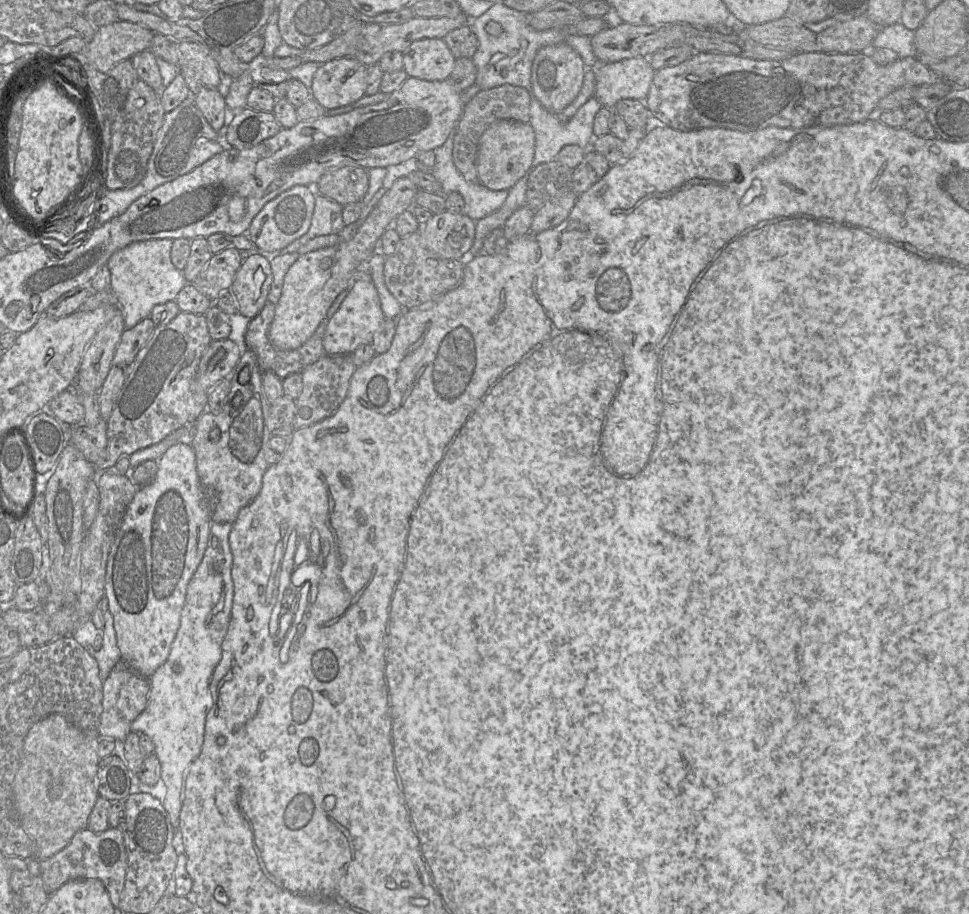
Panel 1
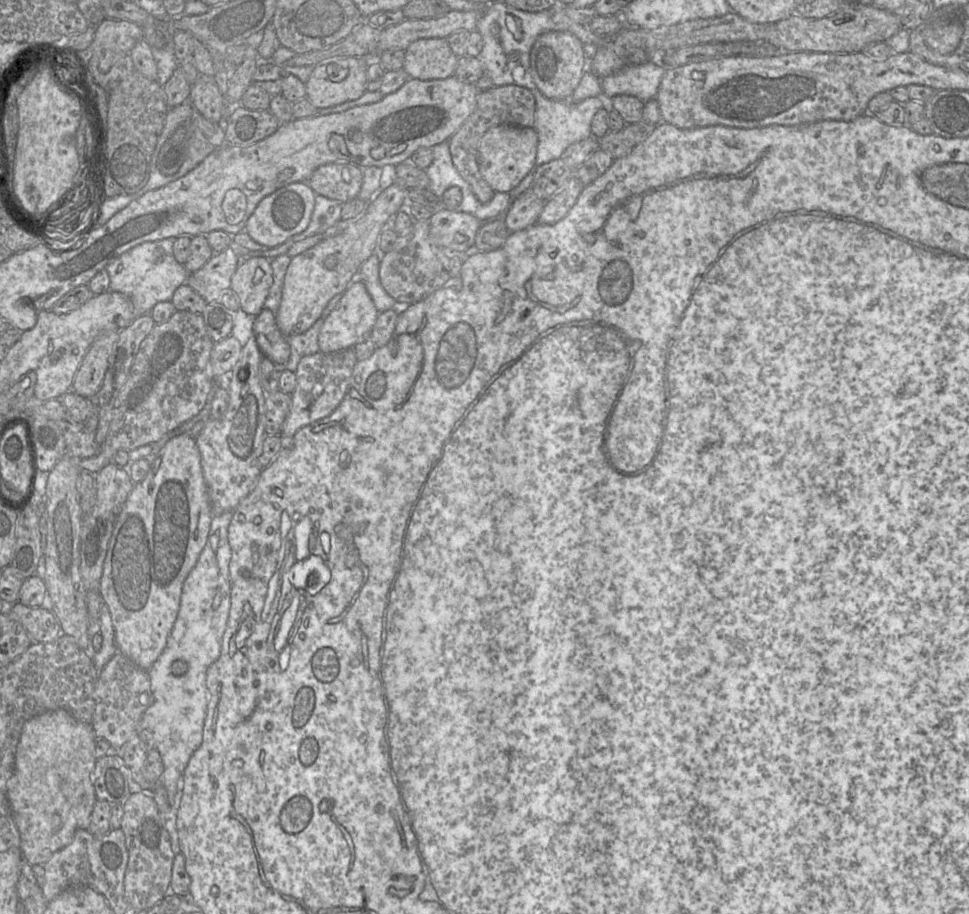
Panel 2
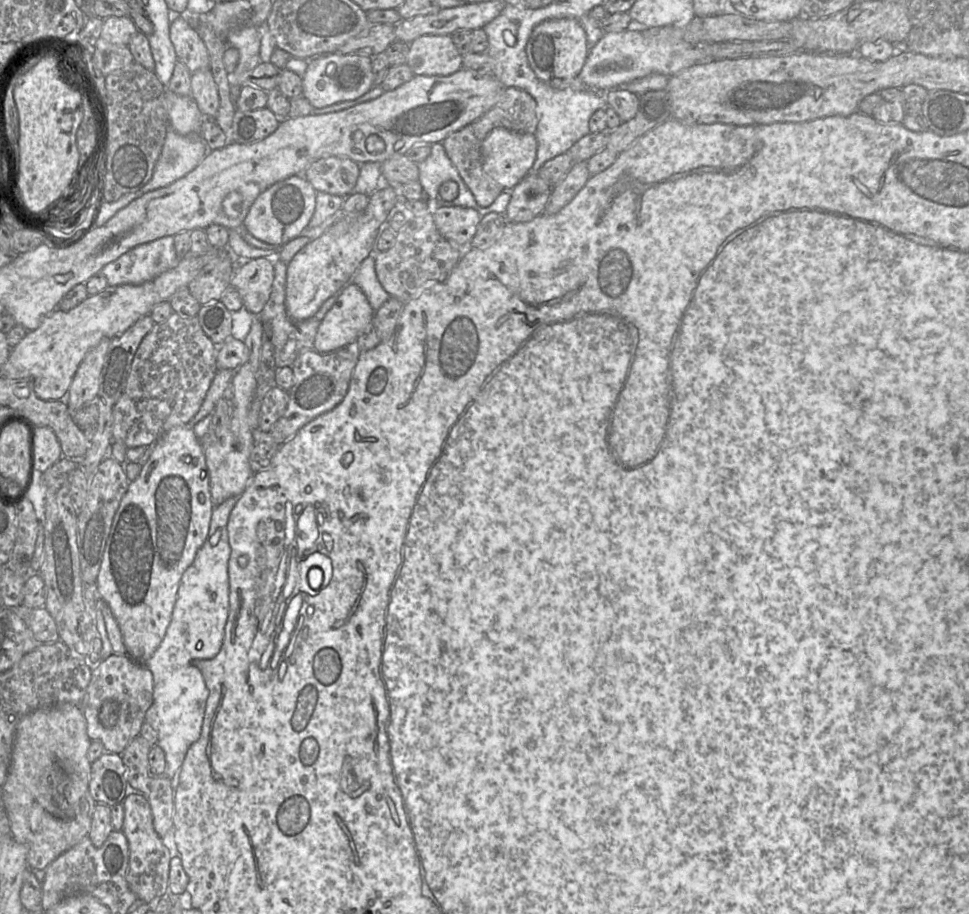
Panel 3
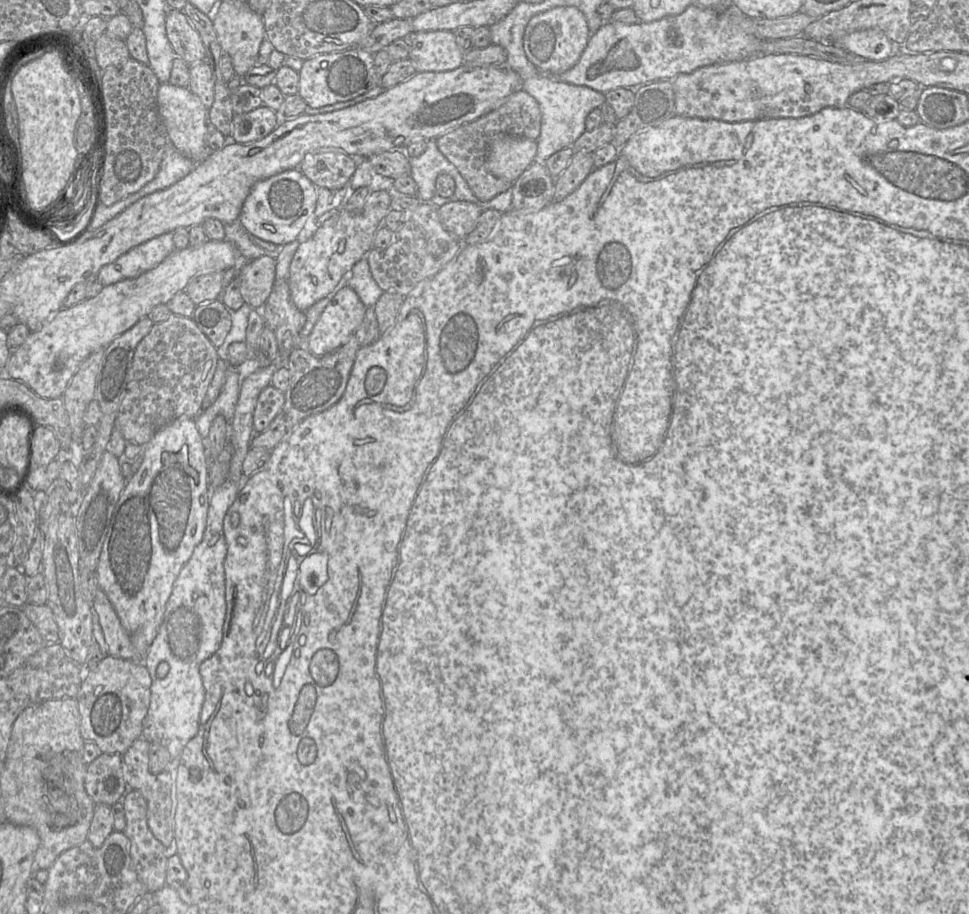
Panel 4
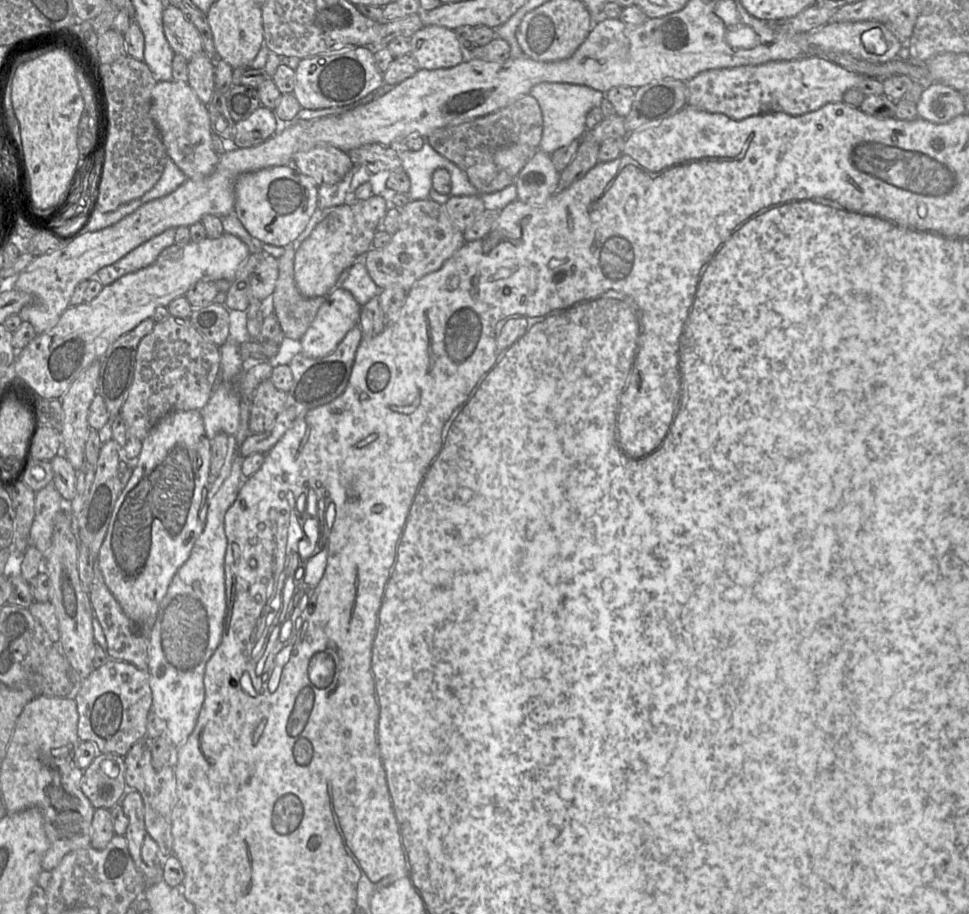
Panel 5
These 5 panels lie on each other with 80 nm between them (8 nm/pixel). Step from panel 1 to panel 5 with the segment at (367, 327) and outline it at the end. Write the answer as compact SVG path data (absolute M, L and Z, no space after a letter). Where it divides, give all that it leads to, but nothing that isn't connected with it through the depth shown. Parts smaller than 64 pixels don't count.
M348 290L331 291L299 341L301 352L311 358L332 353L346 334L358 326L361 307Z

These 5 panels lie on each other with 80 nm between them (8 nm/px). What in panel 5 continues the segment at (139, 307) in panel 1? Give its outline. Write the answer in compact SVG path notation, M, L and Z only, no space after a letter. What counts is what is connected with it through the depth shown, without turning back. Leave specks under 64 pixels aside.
M169 228L151 238L115 263L100 269L95 279L107 286L126 274L151 265L164 249L175 244L175 232L176 228Z

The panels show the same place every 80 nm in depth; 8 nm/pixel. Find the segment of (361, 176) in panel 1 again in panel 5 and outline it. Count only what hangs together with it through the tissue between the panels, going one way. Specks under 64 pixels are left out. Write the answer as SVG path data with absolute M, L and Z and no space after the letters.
M317 145L308 151L297 152L292 165L321 186L339 183L354 164L348 153L339 148Z

